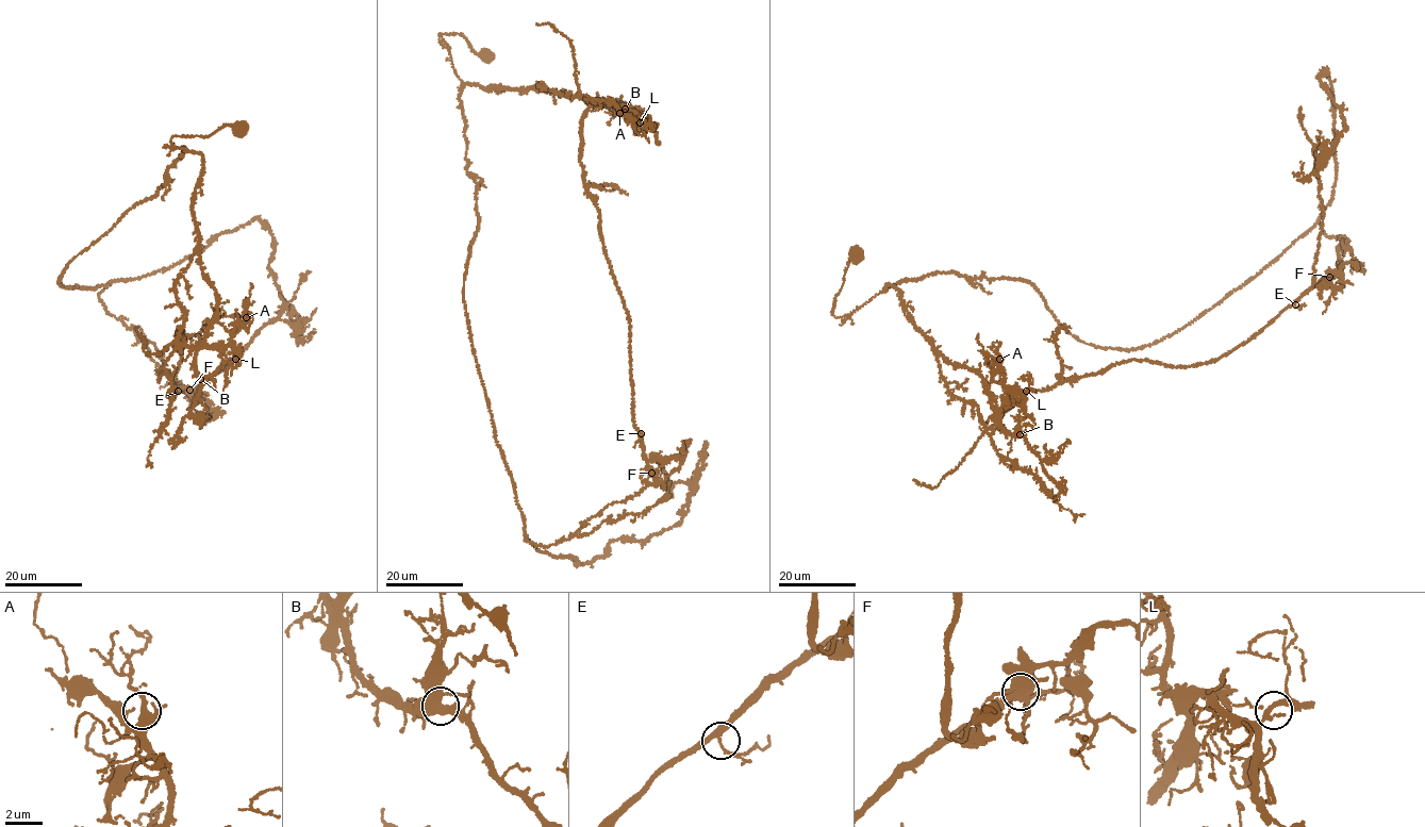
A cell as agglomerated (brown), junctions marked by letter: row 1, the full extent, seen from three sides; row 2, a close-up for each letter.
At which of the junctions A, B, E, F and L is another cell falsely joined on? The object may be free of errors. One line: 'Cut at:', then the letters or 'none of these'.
Cut at: F

